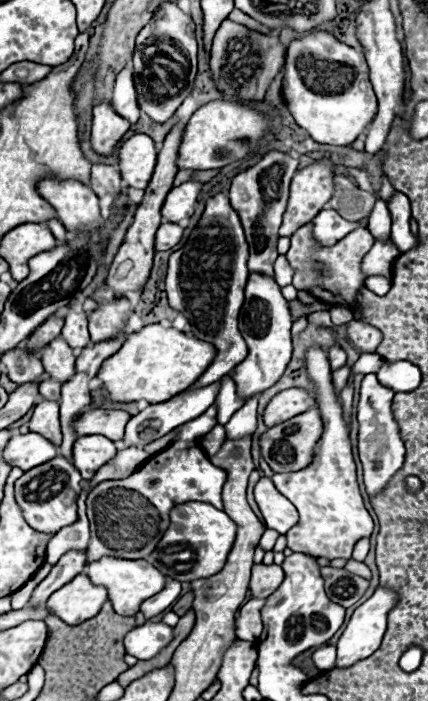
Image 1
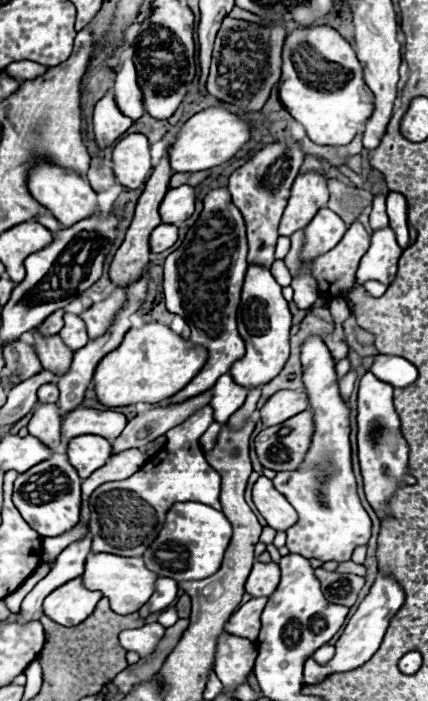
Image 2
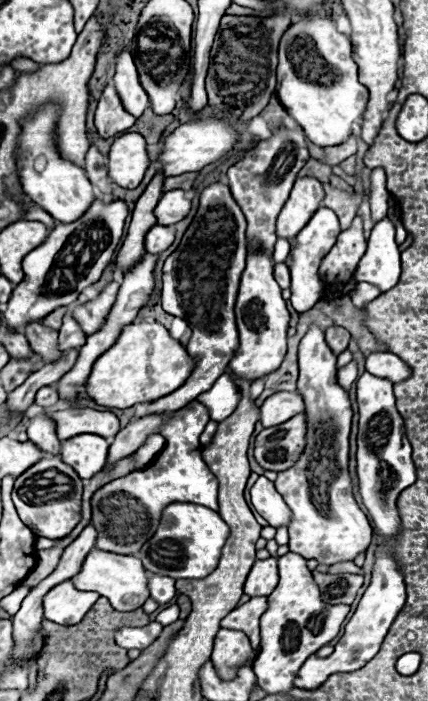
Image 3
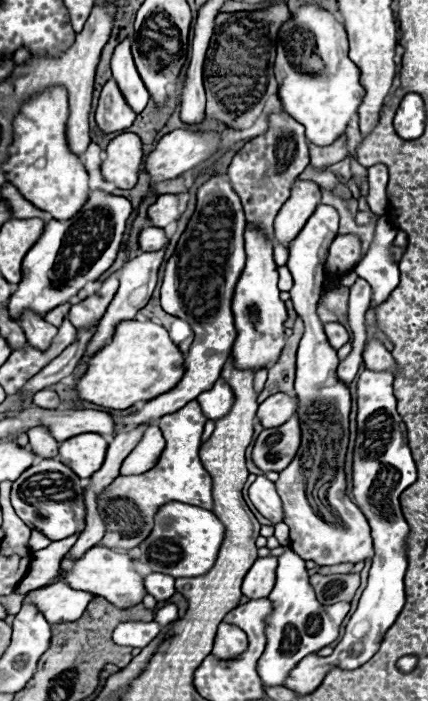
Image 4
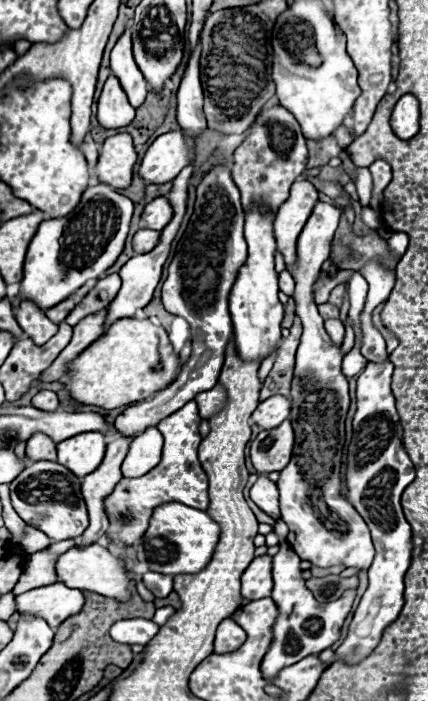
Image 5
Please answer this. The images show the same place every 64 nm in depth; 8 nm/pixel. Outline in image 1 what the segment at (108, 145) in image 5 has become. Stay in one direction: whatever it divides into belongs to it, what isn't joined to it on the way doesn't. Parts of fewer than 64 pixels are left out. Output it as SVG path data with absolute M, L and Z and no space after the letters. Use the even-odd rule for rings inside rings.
M134 134L118 148L120 178L130 188L146 188L156 164L154 142L146 134Z

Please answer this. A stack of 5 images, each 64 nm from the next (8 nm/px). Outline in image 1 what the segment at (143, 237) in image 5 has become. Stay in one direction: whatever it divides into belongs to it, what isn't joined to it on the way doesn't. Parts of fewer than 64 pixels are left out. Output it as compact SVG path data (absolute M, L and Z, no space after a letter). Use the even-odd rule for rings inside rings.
M166 222L166 224L160 224L160 228L156 230L156 240L154 240L154 248L156 252L162 252L162 250L170 250L172 246L176 246L182 238L182 226L178 224L172 224L172 222Z

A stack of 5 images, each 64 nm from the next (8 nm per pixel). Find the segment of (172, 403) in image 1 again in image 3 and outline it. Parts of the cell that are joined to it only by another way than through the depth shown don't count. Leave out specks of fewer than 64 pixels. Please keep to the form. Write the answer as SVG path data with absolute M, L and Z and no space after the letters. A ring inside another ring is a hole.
M152 414L152 416L144 416L136 422L130 422L126 428L122 428L114 442L110 444L110 450L108 450L108 468L114 466L118 460L130 456L132 452L136 452L144 440L152 434L152 432L160 432L162 424L164 424L164 418L168 414Z

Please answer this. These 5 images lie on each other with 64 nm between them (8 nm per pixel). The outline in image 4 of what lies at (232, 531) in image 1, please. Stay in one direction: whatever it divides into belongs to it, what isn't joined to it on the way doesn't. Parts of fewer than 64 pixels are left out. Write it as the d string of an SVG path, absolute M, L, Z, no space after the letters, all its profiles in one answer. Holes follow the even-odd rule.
M168 502L156 512L150 536L138 546L140 560L148 564L152 572L168 574L174 578L194 578L202 576L214 566L222 540L224 526L210 510L182 502Z

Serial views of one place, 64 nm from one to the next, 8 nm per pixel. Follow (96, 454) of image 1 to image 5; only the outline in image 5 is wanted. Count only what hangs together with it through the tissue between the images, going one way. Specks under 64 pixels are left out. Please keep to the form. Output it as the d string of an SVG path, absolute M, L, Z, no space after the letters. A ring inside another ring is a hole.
M84 432L72 436L70 440L62 440L60 444L56 444L56 448L58 462L74 472L78 478L94 472L106 452L104 436L100 432Z

